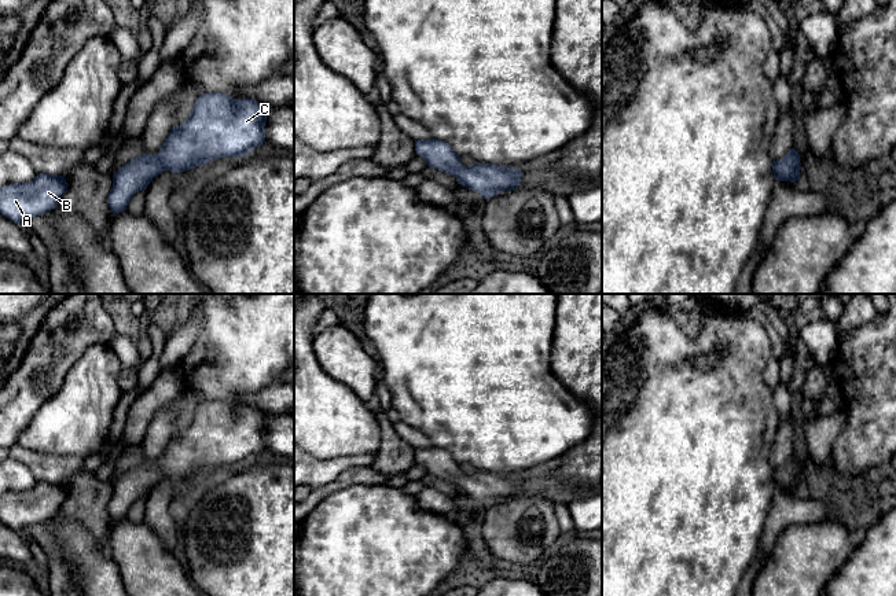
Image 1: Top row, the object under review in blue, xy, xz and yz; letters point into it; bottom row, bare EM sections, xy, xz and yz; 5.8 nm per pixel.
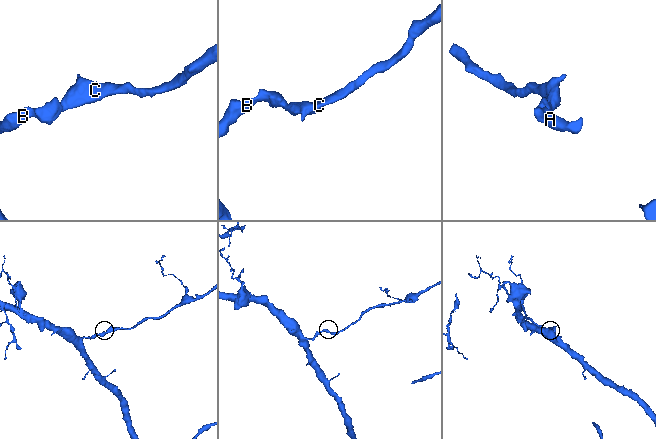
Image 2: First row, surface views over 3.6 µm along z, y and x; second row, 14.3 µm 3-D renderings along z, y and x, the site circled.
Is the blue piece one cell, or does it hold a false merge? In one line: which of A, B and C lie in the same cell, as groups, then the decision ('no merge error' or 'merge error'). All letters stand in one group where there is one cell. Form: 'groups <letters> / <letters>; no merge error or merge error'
groups A B C; no merge error

